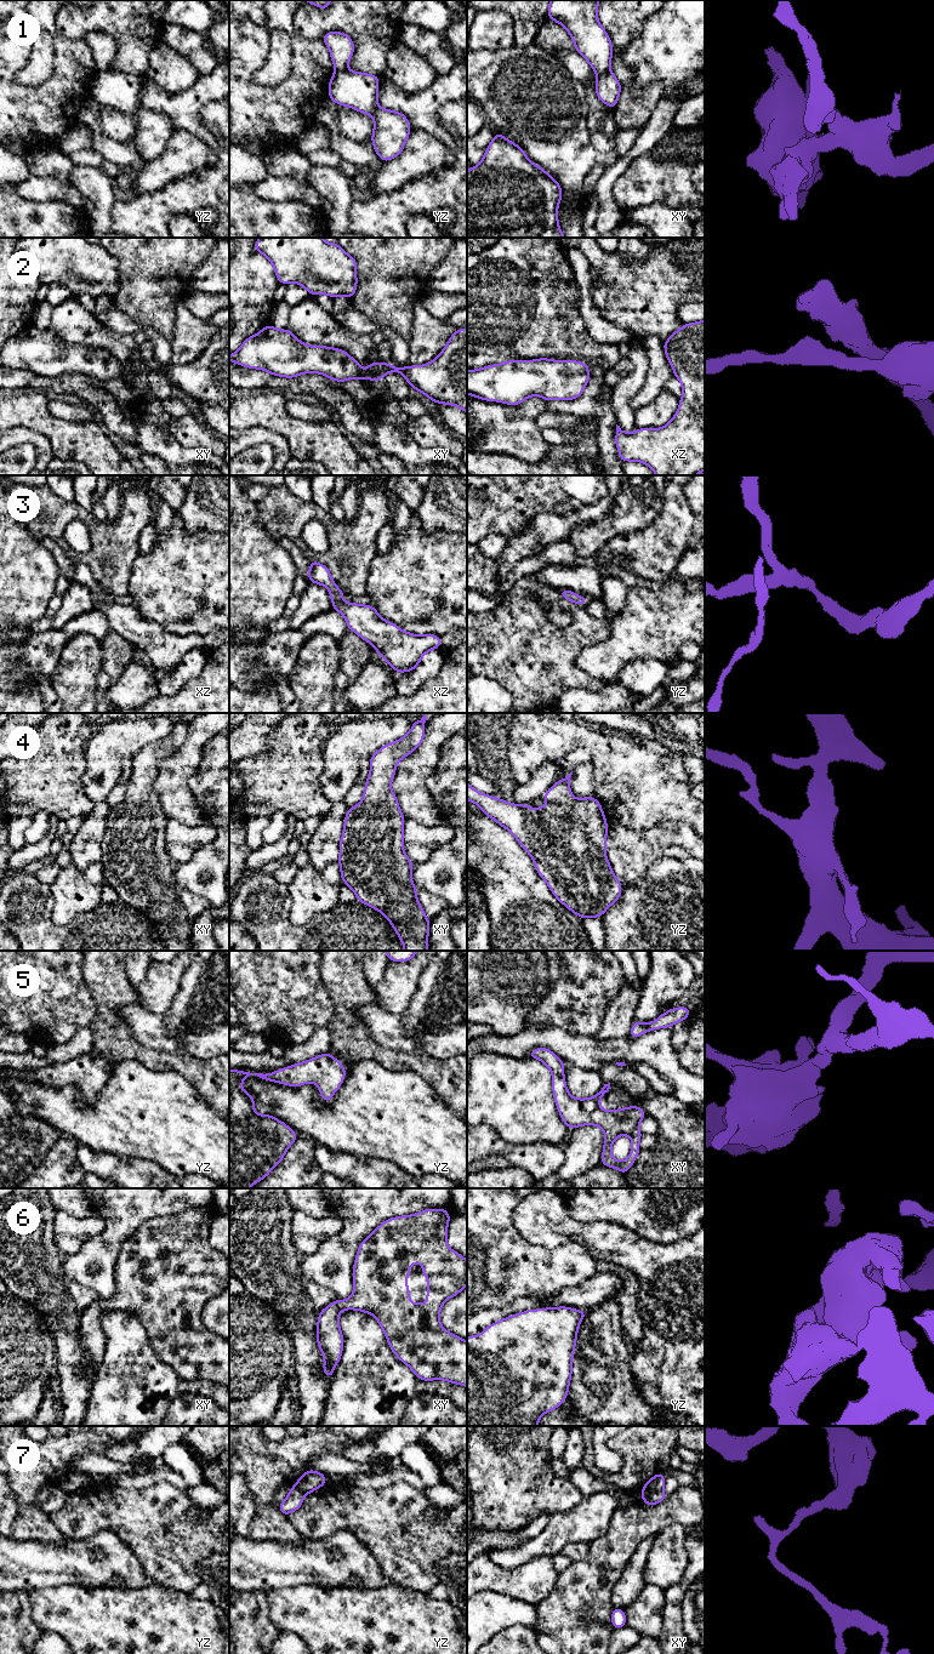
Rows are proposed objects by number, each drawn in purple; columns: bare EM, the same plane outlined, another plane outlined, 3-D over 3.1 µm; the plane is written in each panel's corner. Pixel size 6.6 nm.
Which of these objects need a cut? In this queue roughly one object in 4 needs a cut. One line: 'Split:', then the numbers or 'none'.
Split: 1, 7

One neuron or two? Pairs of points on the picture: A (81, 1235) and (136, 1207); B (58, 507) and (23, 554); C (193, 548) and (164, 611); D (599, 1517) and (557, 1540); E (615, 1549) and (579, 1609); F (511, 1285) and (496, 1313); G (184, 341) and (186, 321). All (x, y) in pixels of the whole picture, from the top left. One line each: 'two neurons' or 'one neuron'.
A: two neurons
B: two neurons
C: one neuron
D: one neuron
E: one neuron
F: two neurons
G: one neuron

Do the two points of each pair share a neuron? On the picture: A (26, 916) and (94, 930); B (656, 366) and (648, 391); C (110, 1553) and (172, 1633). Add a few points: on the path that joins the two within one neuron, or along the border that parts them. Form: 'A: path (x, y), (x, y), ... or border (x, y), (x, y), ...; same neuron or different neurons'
A: path (43, 933), (45, 935), (77, 935); same neuron
B: path (656, 372), (653, 385); same neuron
C: border (153, 1583), (141, 1587), (127, 1589); different neurons

